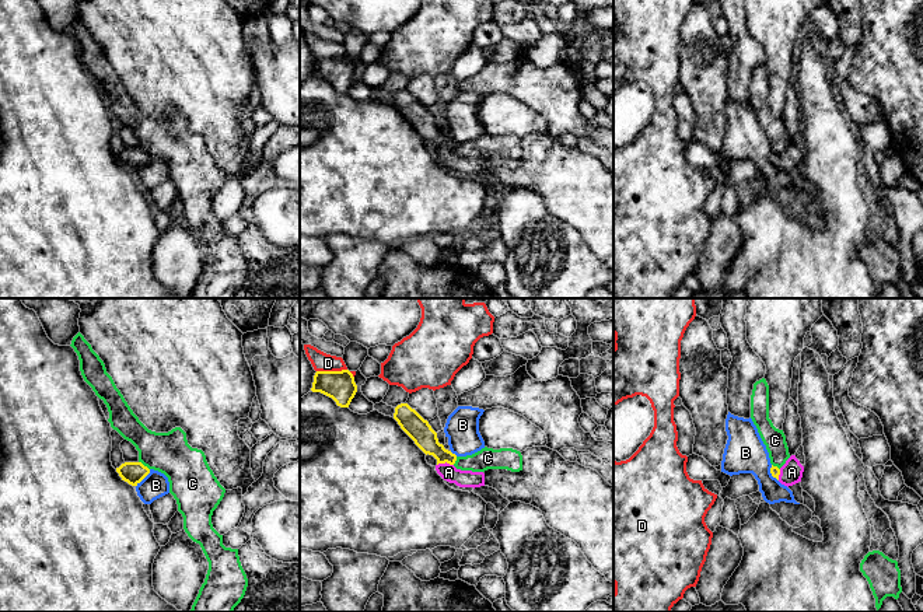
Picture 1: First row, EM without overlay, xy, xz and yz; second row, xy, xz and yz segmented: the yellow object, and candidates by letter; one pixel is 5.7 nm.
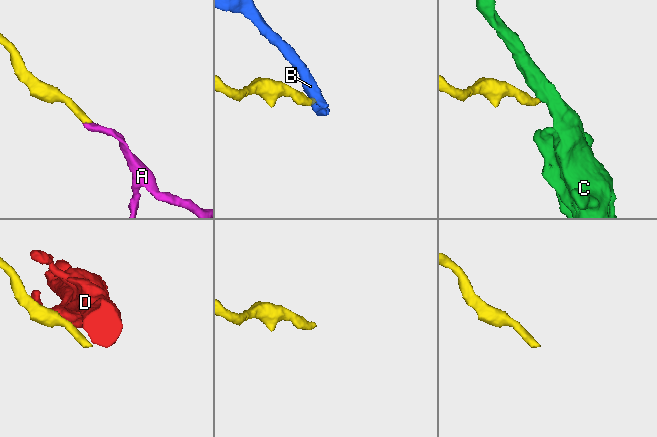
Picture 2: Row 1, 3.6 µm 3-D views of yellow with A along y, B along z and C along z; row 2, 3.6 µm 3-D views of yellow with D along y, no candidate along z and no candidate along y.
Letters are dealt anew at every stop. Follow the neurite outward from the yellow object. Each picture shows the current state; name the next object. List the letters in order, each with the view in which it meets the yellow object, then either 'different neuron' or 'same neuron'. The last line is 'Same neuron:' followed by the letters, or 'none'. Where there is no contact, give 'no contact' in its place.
A: xz | same neuron
B: xy | different neuron
C: xy | different neuron
D: xz | different neuron
Same neuron: A

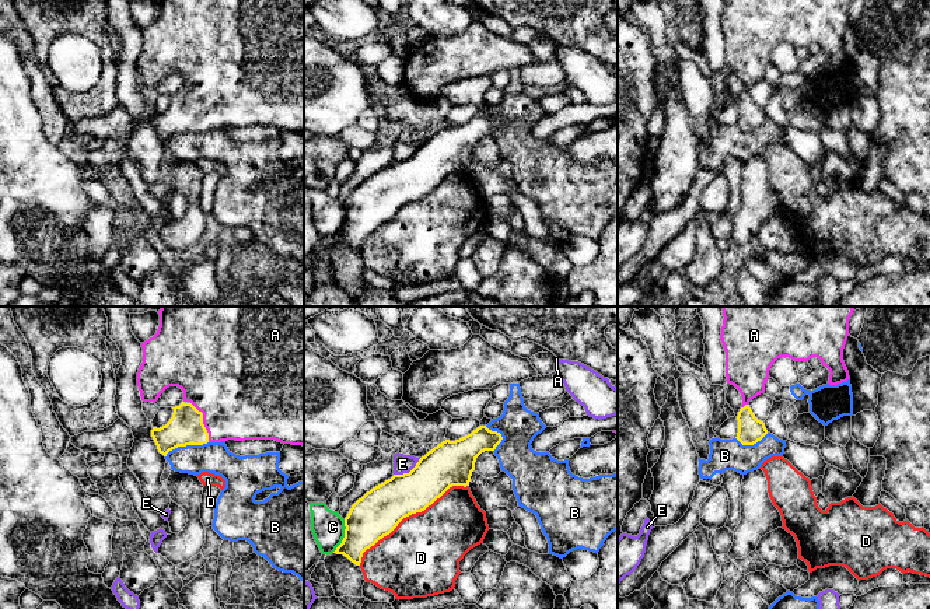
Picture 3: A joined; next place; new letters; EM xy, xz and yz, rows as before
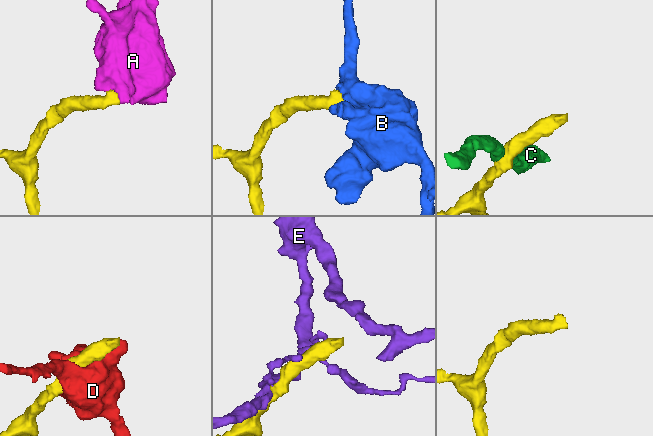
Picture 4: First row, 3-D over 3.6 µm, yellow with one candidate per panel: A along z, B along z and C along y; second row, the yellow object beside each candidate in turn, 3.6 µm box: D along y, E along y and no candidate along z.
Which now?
A: xy | same neuron
B: xy | different neuron
C: xz | different neuron
D: xz | different neuron
E: xz | different neuron
Same neuron: A

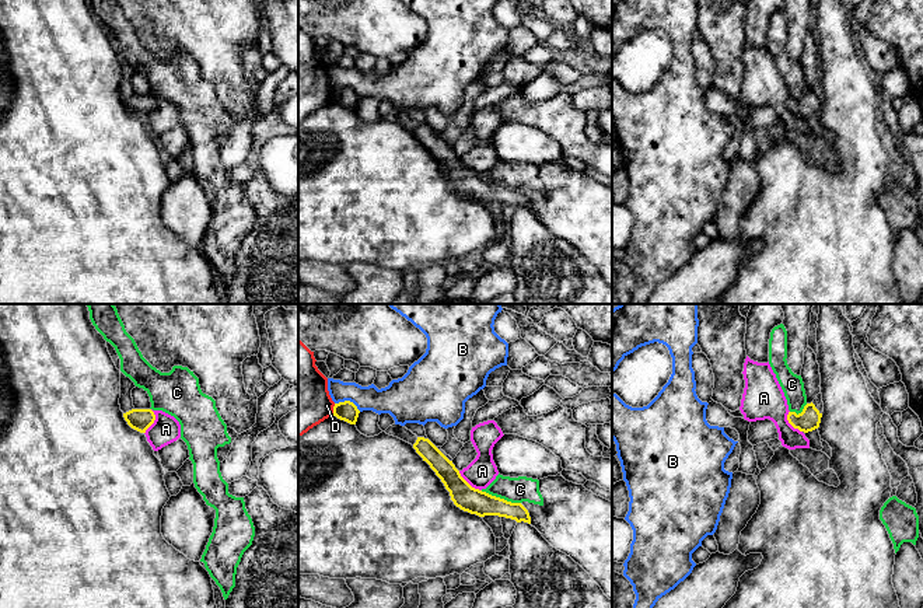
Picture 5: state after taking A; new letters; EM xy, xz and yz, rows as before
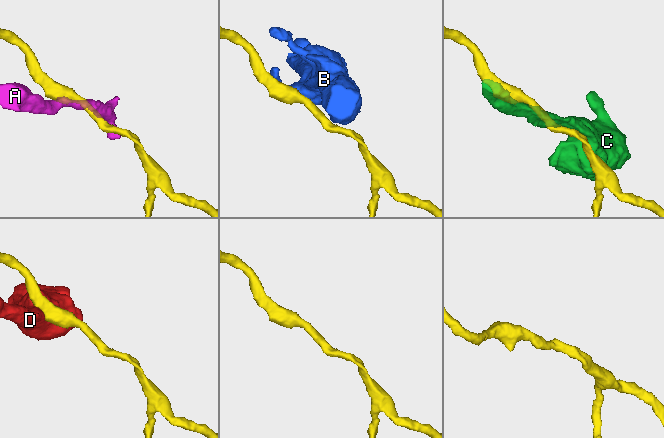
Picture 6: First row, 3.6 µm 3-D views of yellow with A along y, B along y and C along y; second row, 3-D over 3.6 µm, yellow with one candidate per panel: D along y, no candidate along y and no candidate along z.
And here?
A: xz | different neuron
B: xz | different neuron
C: xz | different neuron
D: xz | different neuron
Same neuron: none

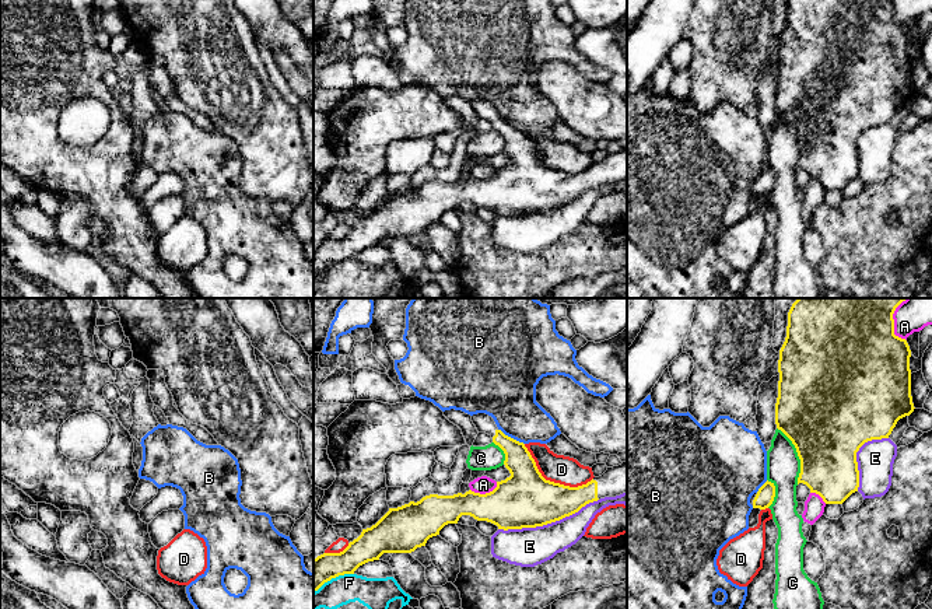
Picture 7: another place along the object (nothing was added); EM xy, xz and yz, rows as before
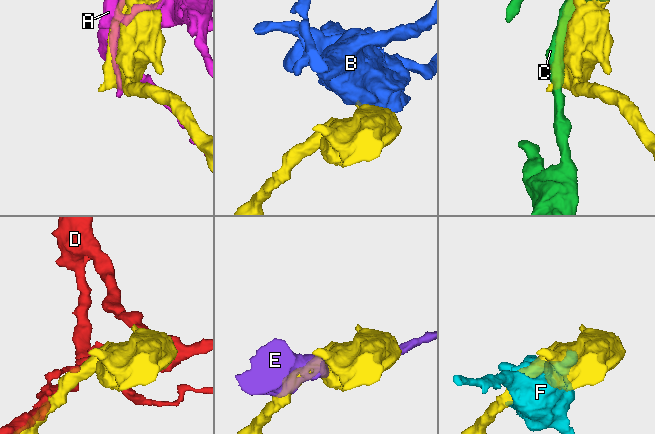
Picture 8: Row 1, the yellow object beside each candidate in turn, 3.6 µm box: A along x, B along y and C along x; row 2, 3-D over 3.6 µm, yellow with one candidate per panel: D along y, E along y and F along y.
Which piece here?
A: yz | different neuron
B: xz | different neuron
C: yz | different neuron
D: xz | different neuron
E: xz | different neuron
F: xz | different neuron
Same neuron: none

